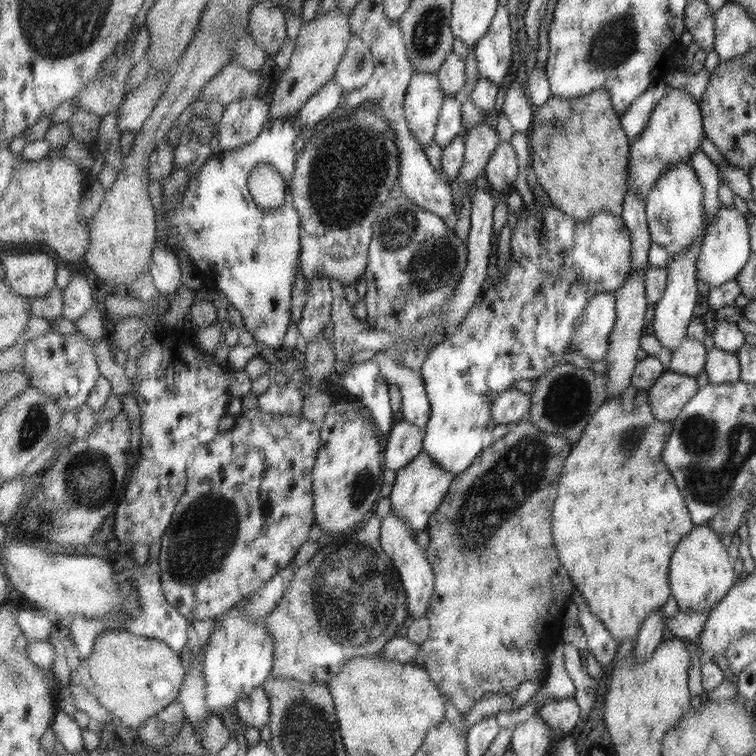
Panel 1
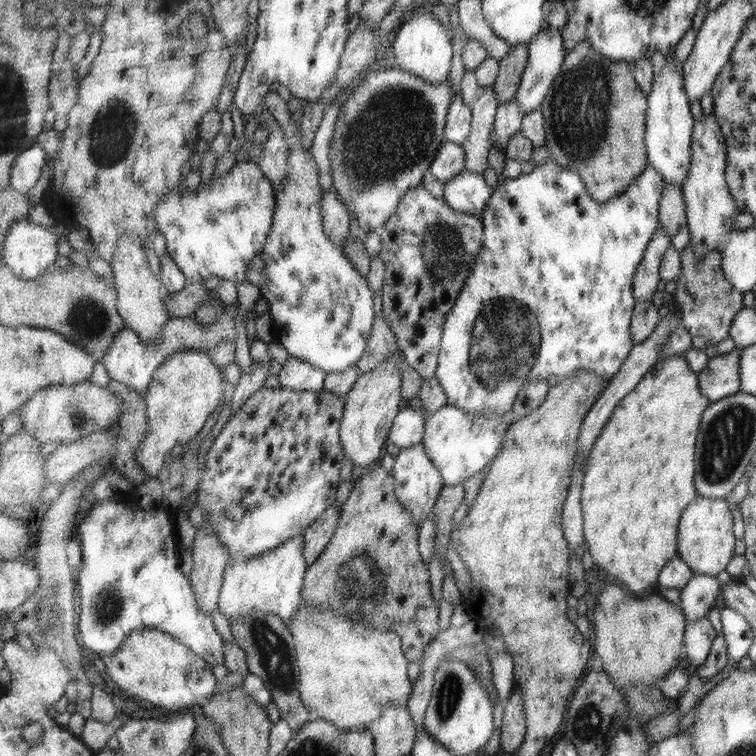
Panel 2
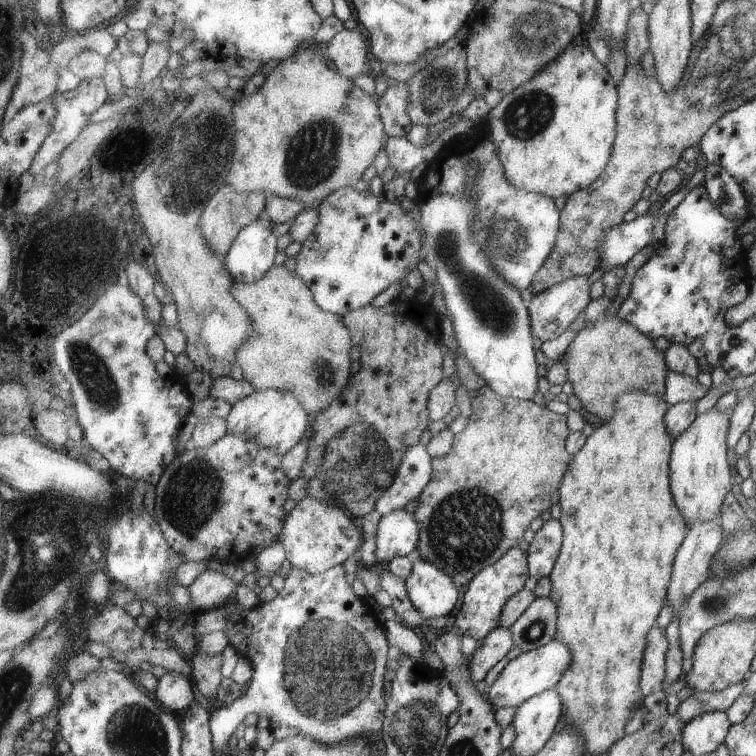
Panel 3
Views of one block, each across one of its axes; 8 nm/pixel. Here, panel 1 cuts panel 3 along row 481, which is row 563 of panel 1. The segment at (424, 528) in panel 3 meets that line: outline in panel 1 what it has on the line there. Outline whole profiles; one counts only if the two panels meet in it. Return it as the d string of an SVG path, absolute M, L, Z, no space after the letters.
M525 418L512 425L498 441L488 444L478 460L465 473L461 473L455 478L442 506L439 506L437 512L431 517L428 527L431 540L426 547L426 553L431 565L434 566L436 587L427 612L427 617L431 619L431 633L429 633L429 639L420 646L416 664L427 669L446 698L449 698L451 704L462 714L467 714L473 708L473 704L489 692L503 695L513 694L519 688L519 684L523 684L525 680L538 682L542 686L548 676L549 652L557 642L561 641L561 634L563 634L565 626L564 610L571 601L573 590L575 590L573 579L563 566L562 559L559 558L554 537L554 506L558 497L559 479L562 476L566 458L572 453L573 447L567 438L555 433L547 433L539 425L535 425L533 421Z

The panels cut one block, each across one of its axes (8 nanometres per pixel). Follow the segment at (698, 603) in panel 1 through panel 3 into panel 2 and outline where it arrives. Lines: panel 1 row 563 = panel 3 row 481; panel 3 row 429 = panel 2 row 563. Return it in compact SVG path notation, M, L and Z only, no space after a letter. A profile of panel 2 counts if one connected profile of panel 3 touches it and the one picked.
M699 494L687 507L679 526L678 555L691 565L694 575L717 576L730 565L737 544L733 526L733 512L726 499L712 499Z

